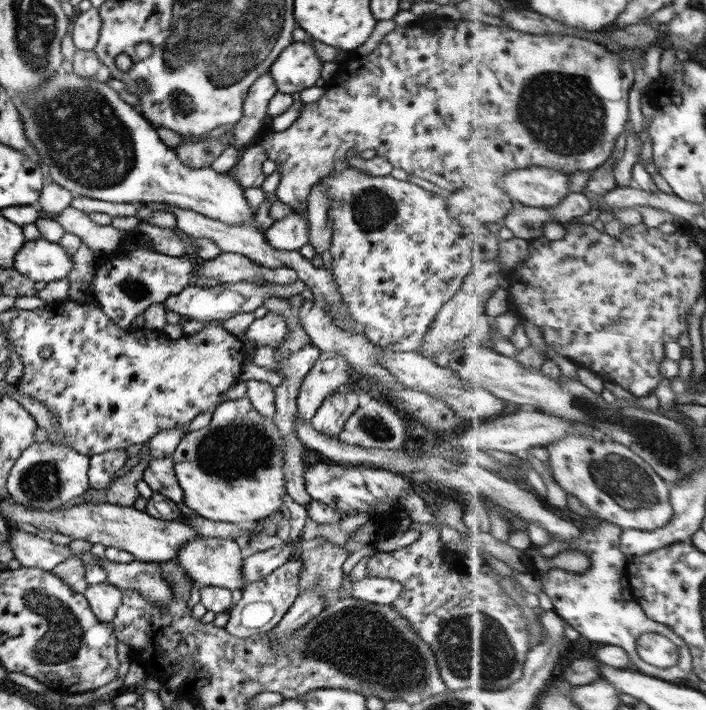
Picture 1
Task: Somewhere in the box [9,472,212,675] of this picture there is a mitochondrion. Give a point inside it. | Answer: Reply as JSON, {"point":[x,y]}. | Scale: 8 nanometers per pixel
{"point":[65,632]}

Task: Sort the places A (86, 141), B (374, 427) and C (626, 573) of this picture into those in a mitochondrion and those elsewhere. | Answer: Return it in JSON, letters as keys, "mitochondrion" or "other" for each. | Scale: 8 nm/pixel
{"A":"mitochondrion","B":"mitochondrion","C":"other"}

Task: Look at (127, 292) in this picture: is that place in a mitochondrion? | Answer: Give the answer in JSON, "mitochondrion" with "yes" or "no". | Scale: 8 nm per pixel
{"mitochondrion":"yes"}

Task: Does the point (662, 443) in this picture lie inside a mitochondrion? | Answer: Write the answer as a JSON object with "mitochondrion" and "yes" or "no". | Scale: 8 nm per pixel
{"mitochondrion":"yes"}

